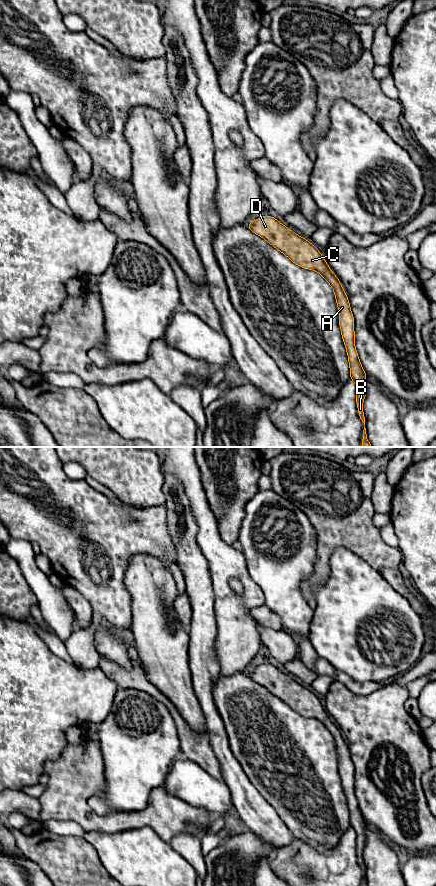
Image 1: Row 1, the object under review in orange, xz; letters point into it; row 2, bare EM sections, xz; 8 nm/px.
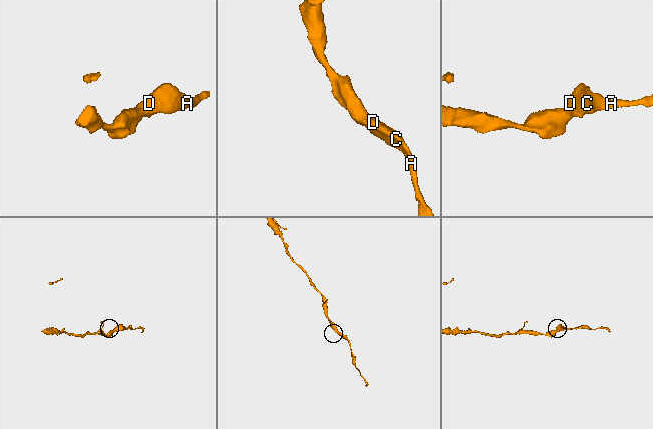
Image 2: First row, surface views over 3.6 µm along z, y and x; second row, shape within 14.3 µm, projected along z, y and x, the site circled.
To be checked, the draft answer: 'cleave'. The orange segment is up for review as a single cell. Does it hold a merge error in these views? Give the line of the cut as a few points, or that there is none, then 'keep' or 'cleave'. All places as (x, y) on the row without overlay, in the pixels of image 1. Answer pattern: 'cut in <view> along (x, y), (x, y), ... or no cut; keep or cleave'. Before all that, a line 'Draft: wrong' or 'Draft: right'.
Draft: wrong
no cut; keep

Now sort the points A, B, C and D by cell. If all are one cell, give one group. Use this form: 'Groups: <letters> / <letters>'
Groups: A B C D

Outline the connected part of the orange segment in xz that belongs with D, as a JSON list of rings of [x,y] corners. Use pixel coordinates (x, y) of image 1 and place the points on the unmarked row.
[[[268,663],[260,665],[248,671],[247,675],[286,703],[296,713],[320,721],[333,736],[339,758],[339,774],[348,802],[350,826],[357,834],[356,851],[358,863],[365,873],[363,849],[366,844],[367,823],[359,809],[355,796],[355,769],[342,732],[329,716],[325,706],[313,692],[292,680],[274,665]]]

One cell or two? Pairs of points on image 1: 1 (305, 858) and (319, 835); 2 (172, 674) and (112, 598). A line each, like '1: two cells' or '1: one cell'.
1: two cells
2: two cells

